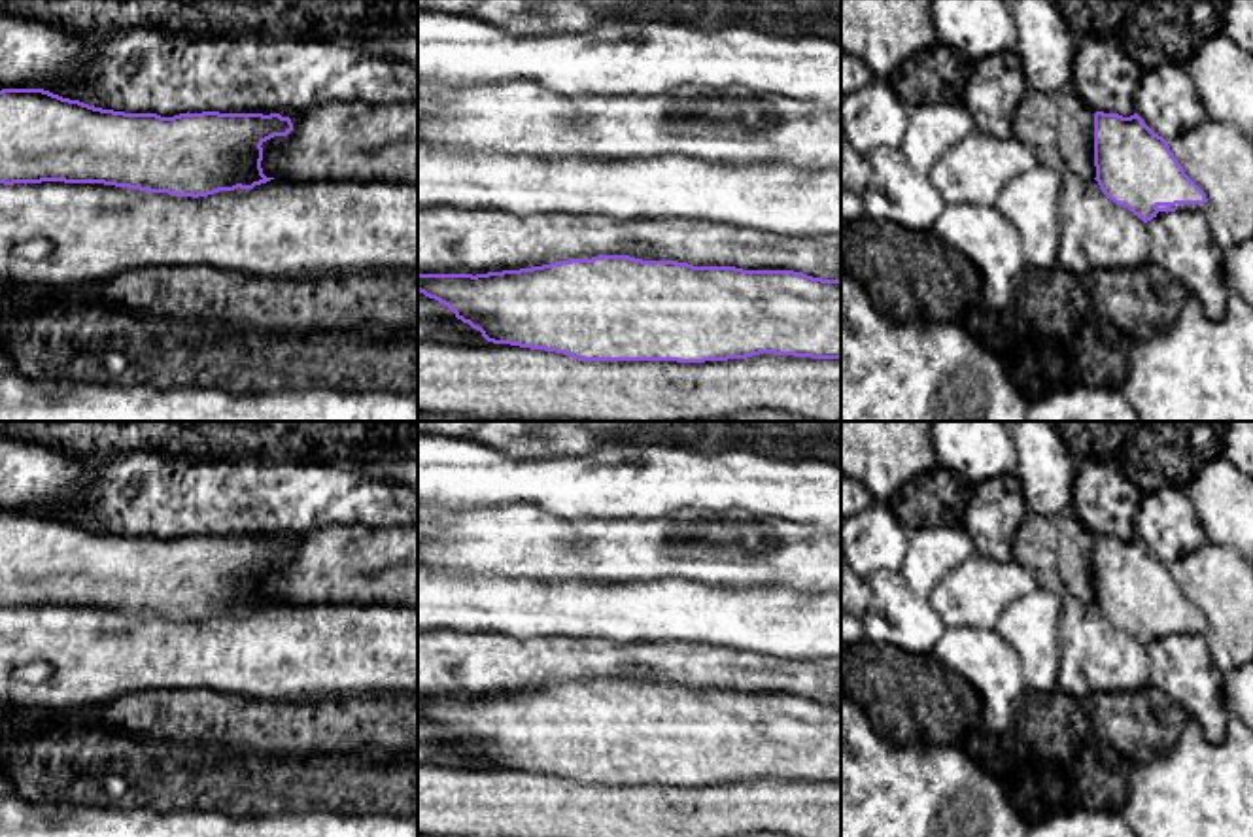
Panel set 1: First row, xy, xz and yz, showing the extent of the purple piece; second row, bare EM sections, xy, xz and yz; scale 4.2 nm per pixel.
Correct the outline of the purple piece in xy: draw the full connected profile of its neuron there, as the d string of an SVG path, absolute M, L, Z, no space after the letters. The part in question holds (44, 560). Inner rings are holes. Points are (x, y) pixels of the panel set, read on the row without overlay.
M43 512L0 514L0 606L104 606L208 620L219 614L253 612L274 601L261 591L263 567L293 554L280 537L125 537L62 521Z

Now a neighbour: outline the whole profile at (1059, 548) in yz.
M1072 508L1053 516L1028 512L1015 535L1013 557L1038 576L1038 586L1096 601L1094 535Z

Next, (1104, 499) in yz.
M1085 459L1075 472L1072 512L1094 537L1130 540L1141 497L1115 463Z

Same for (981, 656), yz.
M945 627L934 656L951 671L966 678L981 697L981 724L992 733L1013 726L1022 697L1022 665L1017 652L994 629Z

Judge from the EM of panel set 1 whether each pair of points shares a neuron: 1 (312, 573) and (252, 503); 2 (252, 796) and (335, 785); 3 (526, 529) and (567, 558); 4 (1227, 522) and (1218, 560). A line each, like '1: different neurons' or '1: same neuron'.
1: different neurons
2: same neuron
3: same neuron
4: different neurons

